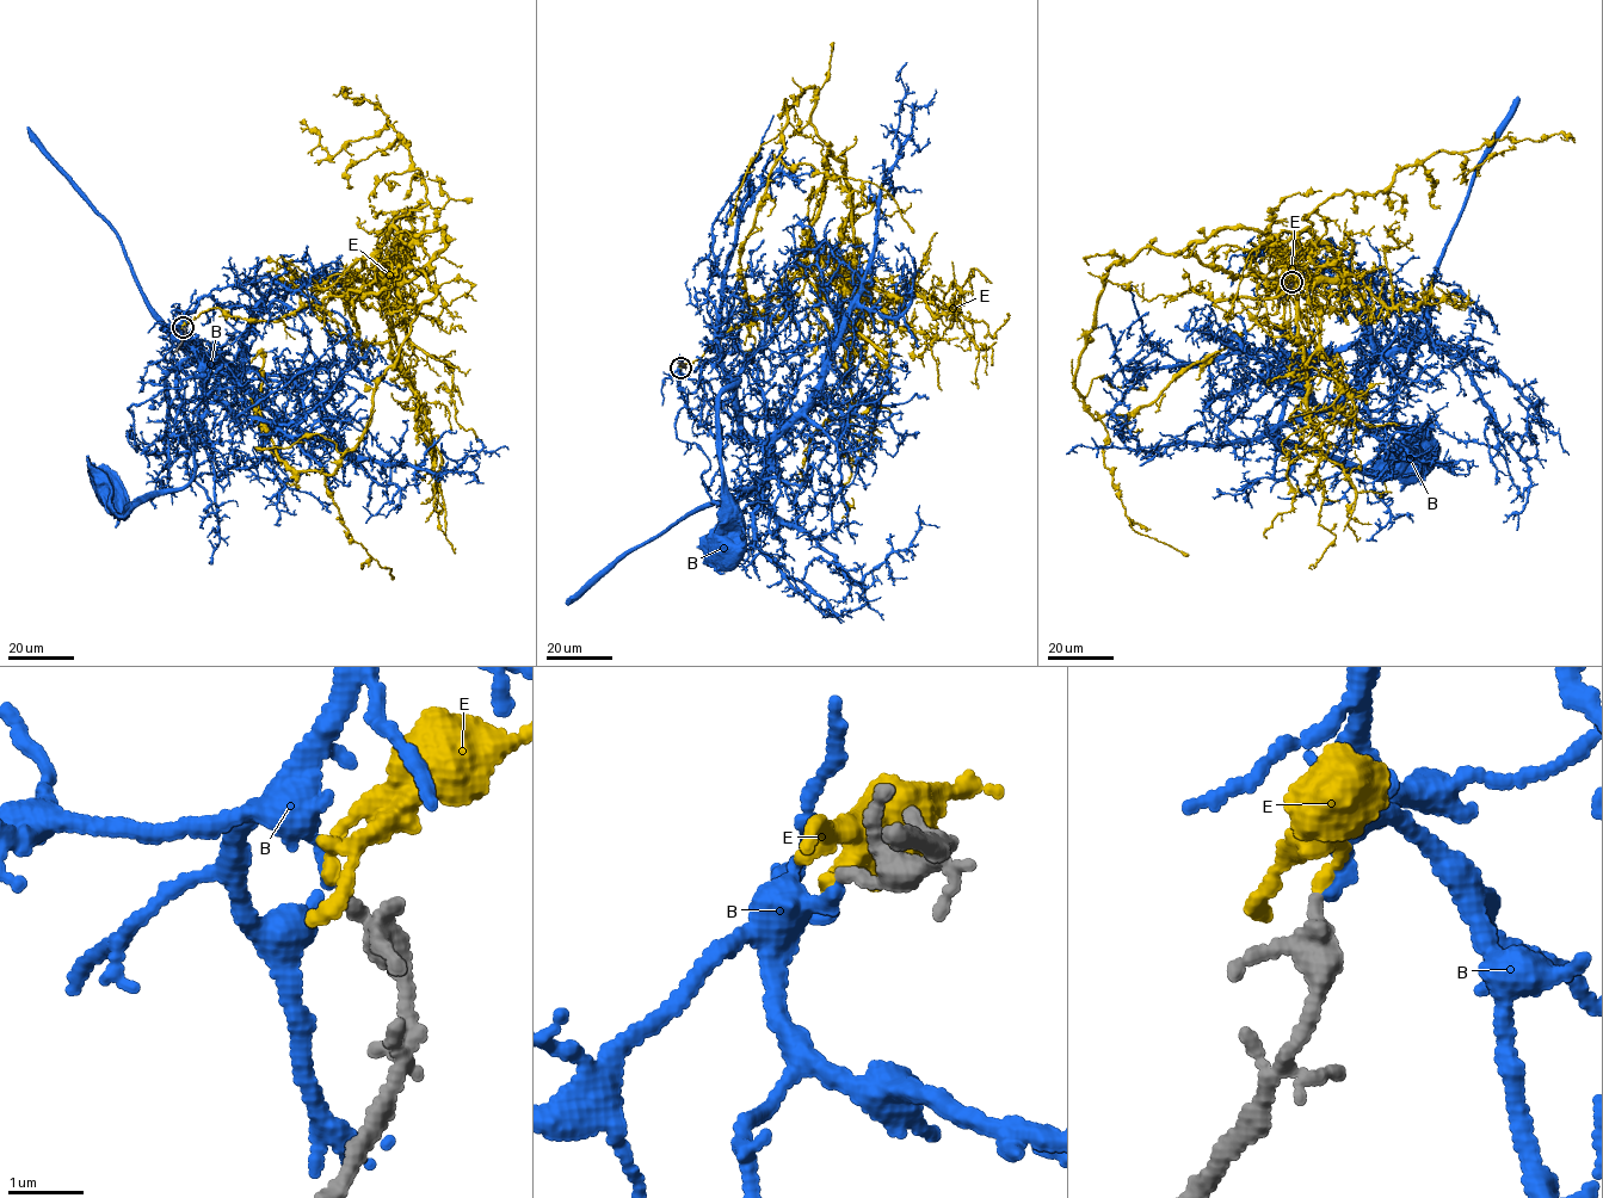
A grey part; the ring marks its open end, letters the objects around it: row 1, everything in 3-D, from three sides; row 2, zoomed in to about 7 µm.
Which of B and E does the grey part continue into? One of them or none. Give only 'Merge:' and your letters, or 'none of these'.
Merge: B

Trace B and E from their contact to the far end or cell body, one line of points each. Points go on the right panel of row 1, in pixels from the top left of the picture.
B: (1292, 282), (1296, 269), (1342, 272), (1366, 302), (1366, 328), (1298, 368), (1275, 438), (1363, 474), (1418, 452)
E: (1292, 282), (1140, 248), (1107, 270), (1076, 387), (1095, 419), (1138, 411), (1258, 325)

